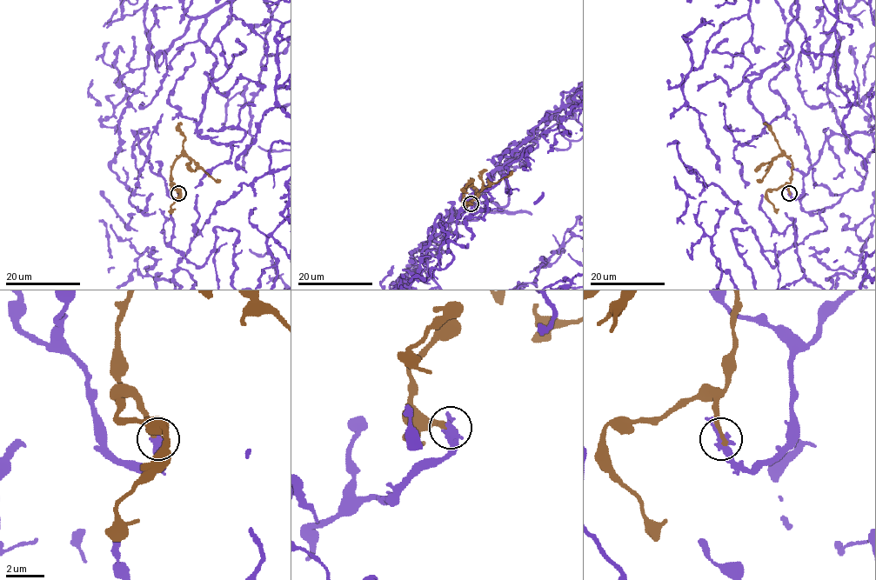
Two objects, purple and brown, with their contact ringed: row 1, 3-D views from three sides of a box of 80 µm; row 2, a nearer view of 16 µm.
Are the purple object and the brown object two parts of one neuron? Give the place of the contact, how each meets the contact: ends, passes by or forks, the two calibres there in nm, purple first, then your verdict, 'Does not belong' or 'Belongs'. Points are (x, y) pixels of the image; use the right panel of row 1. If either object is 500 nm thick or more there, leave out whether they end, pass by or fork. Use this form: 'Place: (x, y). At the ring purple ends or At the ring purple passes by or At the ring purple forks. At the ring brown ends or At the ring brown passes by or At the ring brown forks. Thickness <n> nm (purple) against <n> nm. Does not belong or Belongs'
Place: (789, 193). At the ring purple passes by. At the ring brown ends. Thickness 320 nm (purple) against 400 nm. Belongs

